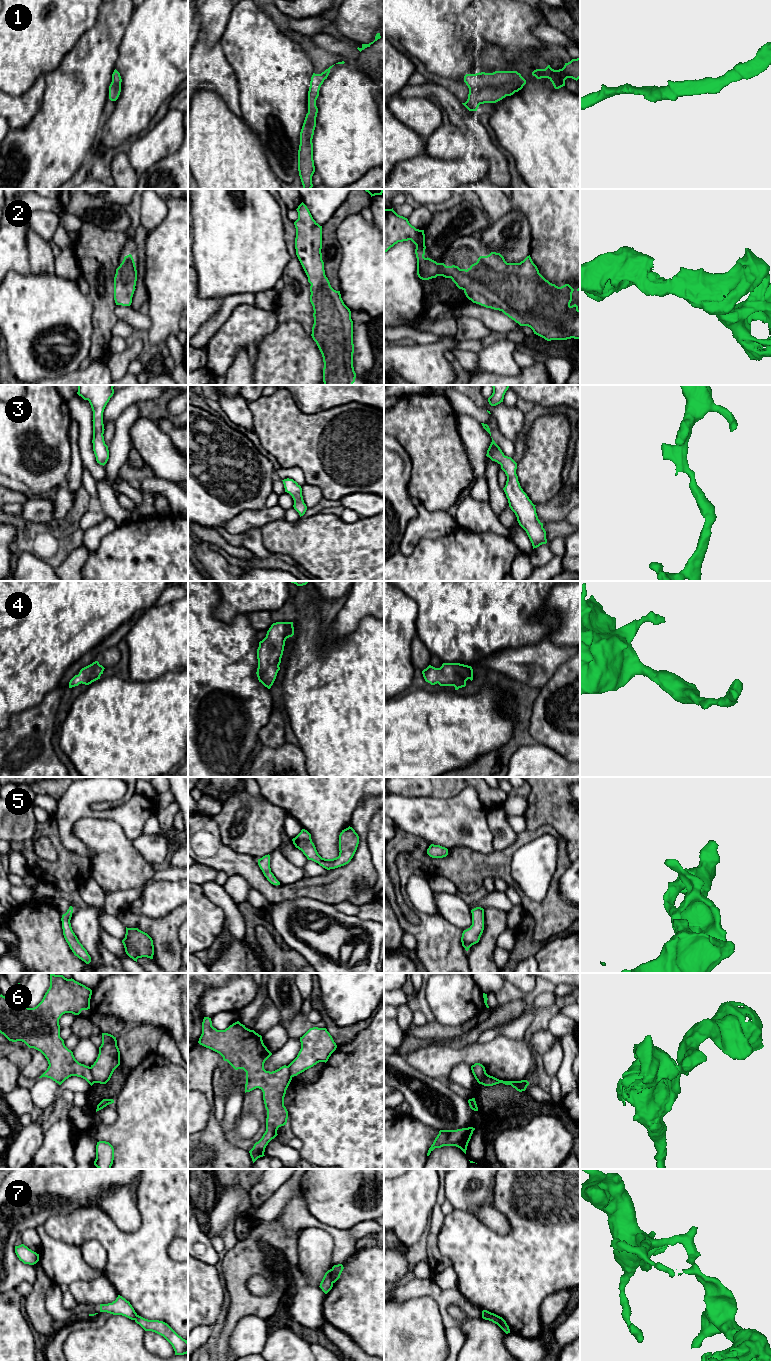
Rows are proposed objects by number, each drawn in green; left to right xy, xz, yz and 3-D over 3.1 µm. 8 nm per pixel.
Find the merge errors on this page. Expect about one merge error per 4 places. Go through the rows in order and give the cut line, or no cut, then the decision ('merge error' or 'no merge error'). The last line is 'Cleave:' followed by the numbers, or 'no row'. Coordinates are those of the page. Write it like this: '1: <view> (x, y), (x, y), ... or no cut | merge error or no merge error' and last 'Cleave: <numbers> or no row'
1: no cut | no merge error
2: no cut | no merge error
3: no cut | no merge error
4: no cut | no merge error
5: no cut | no merge error
6: xy (89, 1067), (95, 1082) | merge error
7: yz (482, 1315), (494, 1316), (509, 1330) | merge error
Cleave: 6, 7

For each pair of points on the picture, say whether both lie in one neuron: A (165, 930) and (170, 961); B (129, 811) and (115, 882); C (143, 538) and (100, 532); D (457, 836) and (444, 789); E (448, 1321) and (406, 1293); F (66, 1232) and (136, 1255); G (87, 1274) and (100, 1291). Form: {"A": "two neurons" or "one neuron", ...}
{"A": "one neuron", "B": "two neurons", "C": "two neurons", "D": "two neurons", "E": "one neuron", "F": "one neuron", "G": "two neurons"}

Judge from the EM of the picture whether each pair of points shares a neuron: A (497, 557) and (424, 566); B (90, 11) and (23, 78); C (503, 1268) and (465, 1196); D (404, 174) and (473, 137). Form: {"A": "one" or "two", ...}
{"A": "one", "B": "one", "C": "two", "D": "two"}

